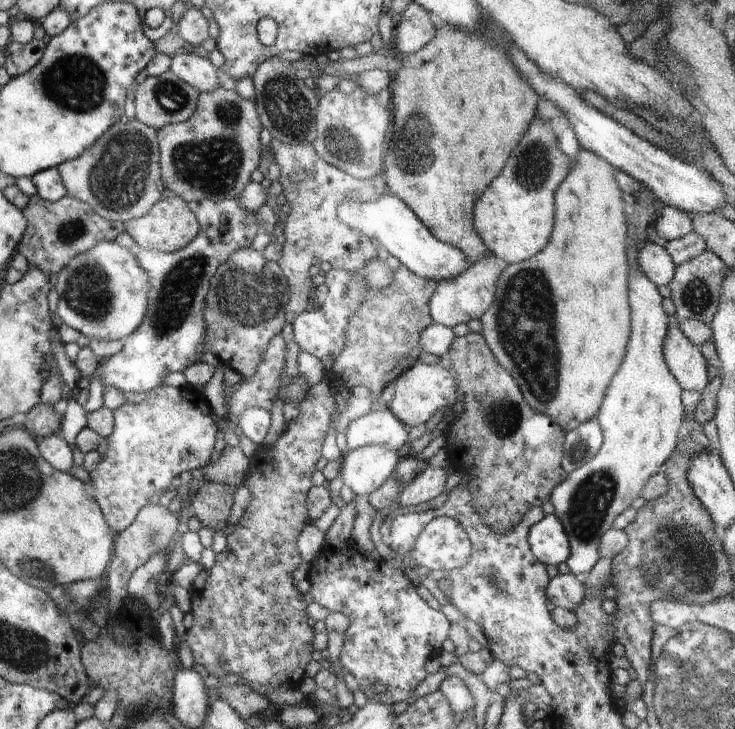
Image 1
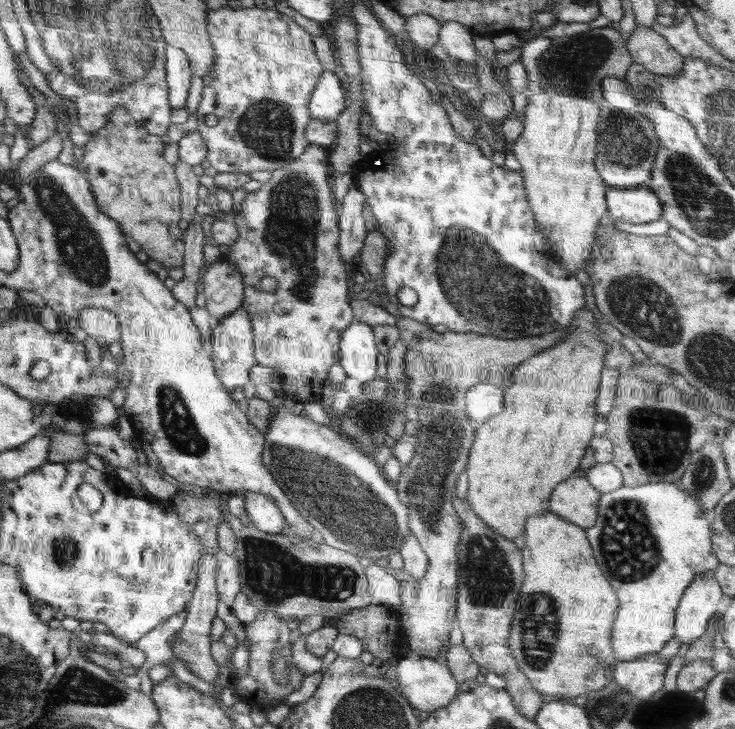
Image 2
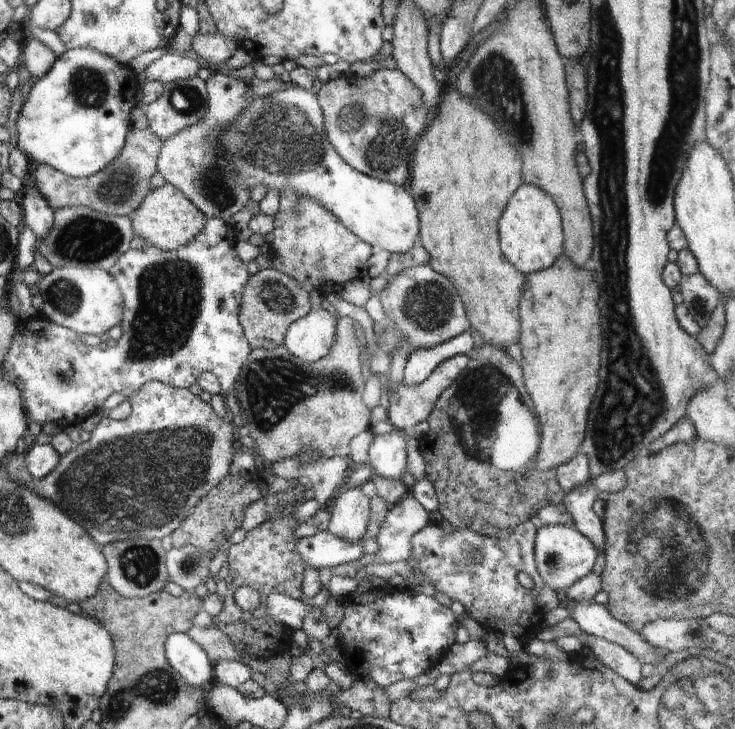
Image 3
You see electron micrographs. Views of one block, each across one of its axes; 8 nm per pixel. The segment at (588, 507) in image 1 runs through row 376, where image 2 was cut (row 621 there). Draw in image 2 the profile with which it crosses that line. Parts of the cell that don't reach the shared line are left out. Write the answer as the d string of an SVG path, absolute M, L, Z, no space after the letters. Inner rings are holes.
M659 481L636 487L623 485L614 492L601 494L596 524L585 530L596 562L610 586L612 580L628 584L612 586L619 602L611 638L618 661L631 661L660 652L674 637L676 609L686 588L704 573L712 573L719 565L712 548L710 519L702 514L698 501L677 483ZM640 520L644 538L638 538Z

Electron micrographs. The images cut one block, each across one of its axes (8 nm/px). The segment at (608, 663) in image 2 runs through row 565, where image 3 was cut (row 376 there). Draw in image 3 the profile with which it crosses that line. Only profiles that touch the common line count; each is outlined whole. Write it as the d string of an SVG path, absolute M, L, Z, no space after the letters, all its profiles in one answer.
M563 255L552 266L526 275L519 304L520 334L517 343L522 353L522 370L524 384L534 402L539 432L540 446L537 454L536 468L550 470L572 460L580 451L585 437L588 410L598 386L598 368L600 368L600 308L598 295L600 289L593 272L585 266L576 266L568 256Z

